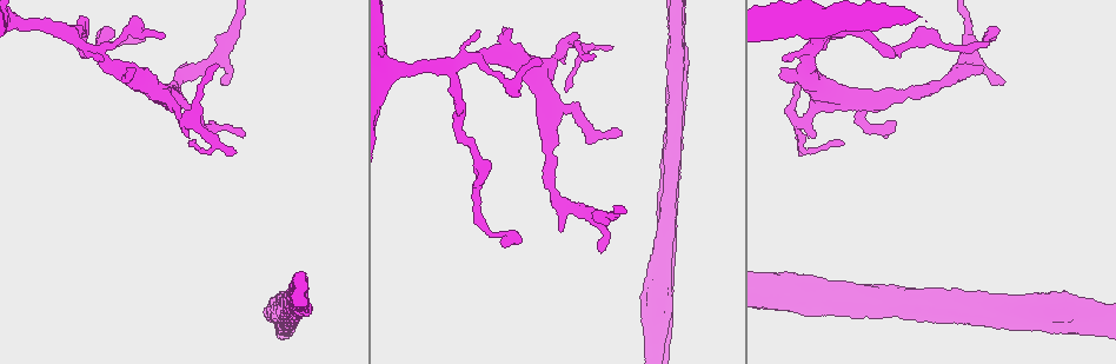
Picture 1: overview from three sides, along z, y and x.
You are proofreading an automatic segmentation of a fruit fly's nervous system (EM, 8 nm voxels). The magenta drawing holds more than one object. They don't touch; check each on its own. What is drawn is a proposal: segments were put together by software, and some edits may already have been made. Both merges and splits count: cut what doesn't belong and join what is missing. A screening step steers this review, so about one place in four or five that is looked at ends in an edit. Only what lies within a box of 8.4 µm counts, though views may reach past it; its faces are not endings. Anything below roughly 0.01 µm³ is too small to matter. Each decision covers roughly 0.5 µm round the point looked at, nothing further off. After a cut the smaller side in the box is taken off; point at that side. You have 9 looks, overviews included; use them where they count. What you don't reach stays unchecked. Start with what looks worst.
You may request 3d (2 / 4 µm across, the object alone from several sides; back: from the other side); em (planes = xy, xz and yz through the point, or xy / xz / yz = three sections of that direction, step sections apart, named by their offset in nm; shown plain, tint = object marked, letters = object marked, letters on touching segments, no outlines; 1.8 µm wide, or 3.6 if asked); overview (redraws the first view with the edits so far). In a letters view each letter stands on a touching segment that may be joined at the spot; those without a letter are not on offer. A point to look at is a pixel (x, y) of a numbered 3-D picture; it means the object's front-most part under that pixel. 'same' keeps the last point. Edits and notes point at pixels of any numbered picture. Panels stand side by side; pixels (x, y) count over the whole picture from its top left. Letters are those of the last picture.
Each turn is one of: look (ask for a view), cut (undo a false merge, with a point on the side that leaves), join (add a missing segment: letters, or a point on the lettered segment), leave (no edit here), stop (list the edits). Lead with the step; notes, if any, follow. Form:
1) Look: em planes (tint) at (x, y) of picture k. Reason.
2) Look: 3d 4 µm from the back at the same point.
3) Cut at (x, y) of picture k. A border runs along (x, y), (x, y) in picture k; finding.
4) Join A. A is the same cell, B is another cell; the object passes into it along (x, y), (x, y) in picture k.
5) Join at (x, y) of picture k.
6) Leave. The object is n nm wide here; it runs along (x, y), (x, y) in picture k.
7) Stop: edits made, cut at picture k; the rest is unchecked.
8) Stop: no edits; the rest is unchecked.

Look: em planes (tint) at (801, 293) of picture 1. Arms part here.

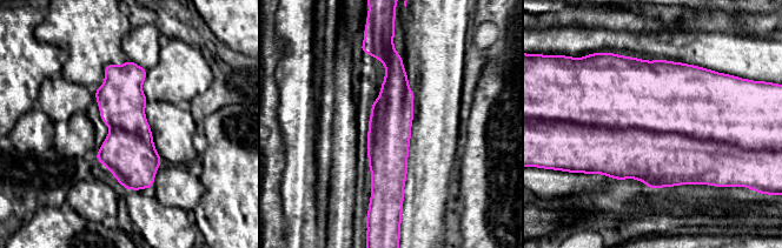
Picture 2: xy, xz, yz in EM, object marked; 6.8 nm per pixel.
Look: em planes (letters) at the same point. See the neighbours.

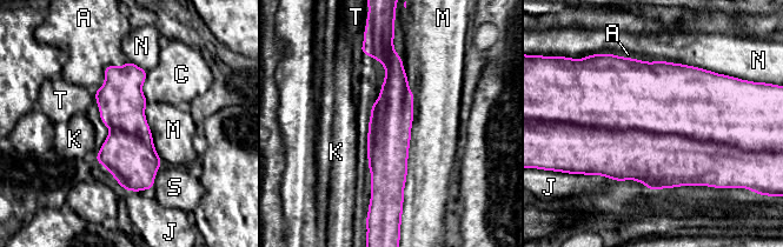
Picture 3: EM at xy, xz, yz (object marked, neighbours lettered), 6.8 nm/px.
Cut at (656, 160) of picture 3. A, C, J, K, M, N, S and T are other cells; a border runs along (574, 122), (676, 133), (734, 146) in picture 3; a second cell is stuck on.

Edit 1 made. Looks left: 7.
Look: overview.

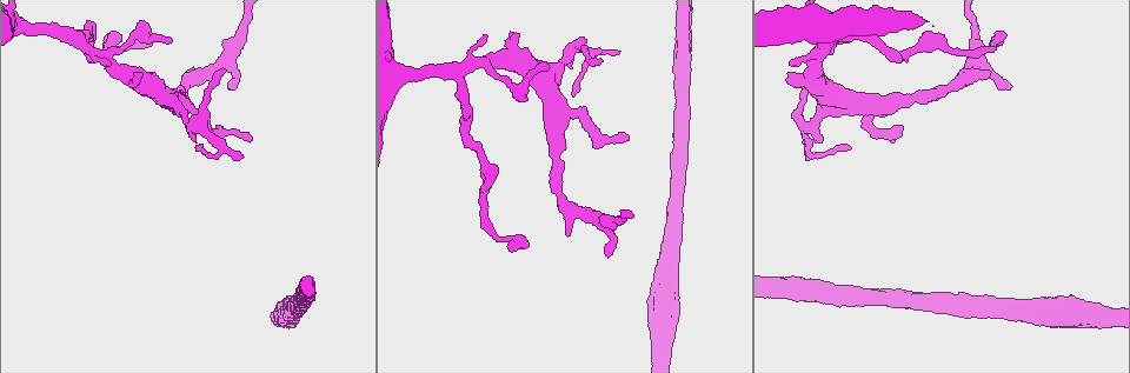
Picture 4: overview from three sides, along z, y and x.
Look: 3d 2 µm at (221, 73) of picture 4. An open end.

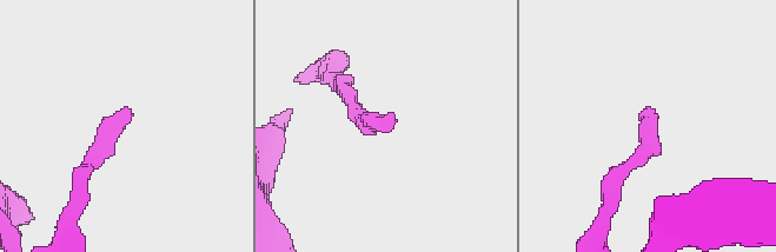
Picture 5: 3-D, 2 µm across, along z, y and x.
Look: em planes (letters) at (397, 119) of picture 5.

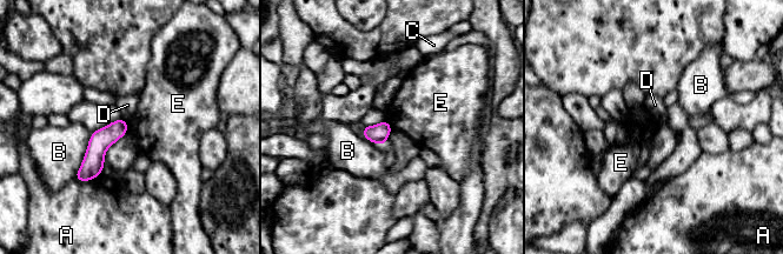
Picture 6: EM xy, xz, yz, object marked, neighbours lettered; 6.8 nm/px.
Leave. The object is 140 nm wide here; A, B, C, D and E are other cells; a border runs along (386, 119), (392, 128) in picture 6; no lettered segment goes on from it.

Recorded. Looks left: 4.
Look: em 3.6 µm planes (letters) at (248, 140) of picture 4.

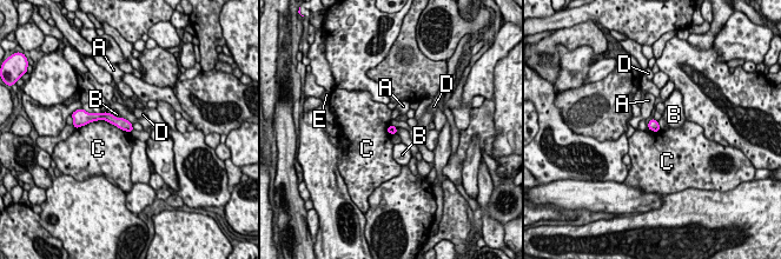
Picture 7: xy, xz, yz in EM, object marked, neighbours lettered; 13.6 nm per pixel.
Leave. The longest contact is with C, 600 nm; A, B, C, D and E are other cells; it runs along (97, 117), (108, 117), (128, 128) in picture 7; none of them fits.

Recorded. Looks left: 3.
Look: em planes (letters) at (231, 87) of picture 4.

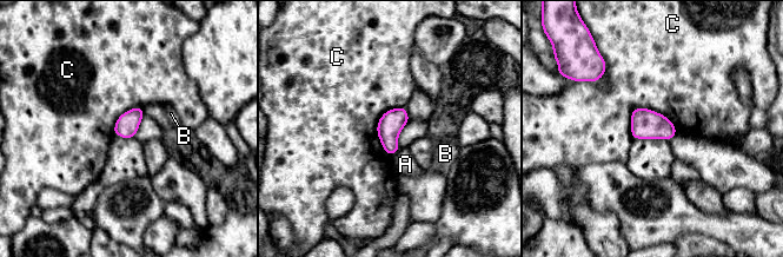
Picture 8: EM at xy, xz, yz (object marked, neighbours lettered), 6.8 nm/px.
Leave. A, B and C are other cells; a border runs along (630, 111), (651, 109), (678, 130) in picture 8; no lettered segment goes on from it.

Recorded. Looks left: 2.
Stop: edits made, cut at picture 3; the rest is unchecked.

